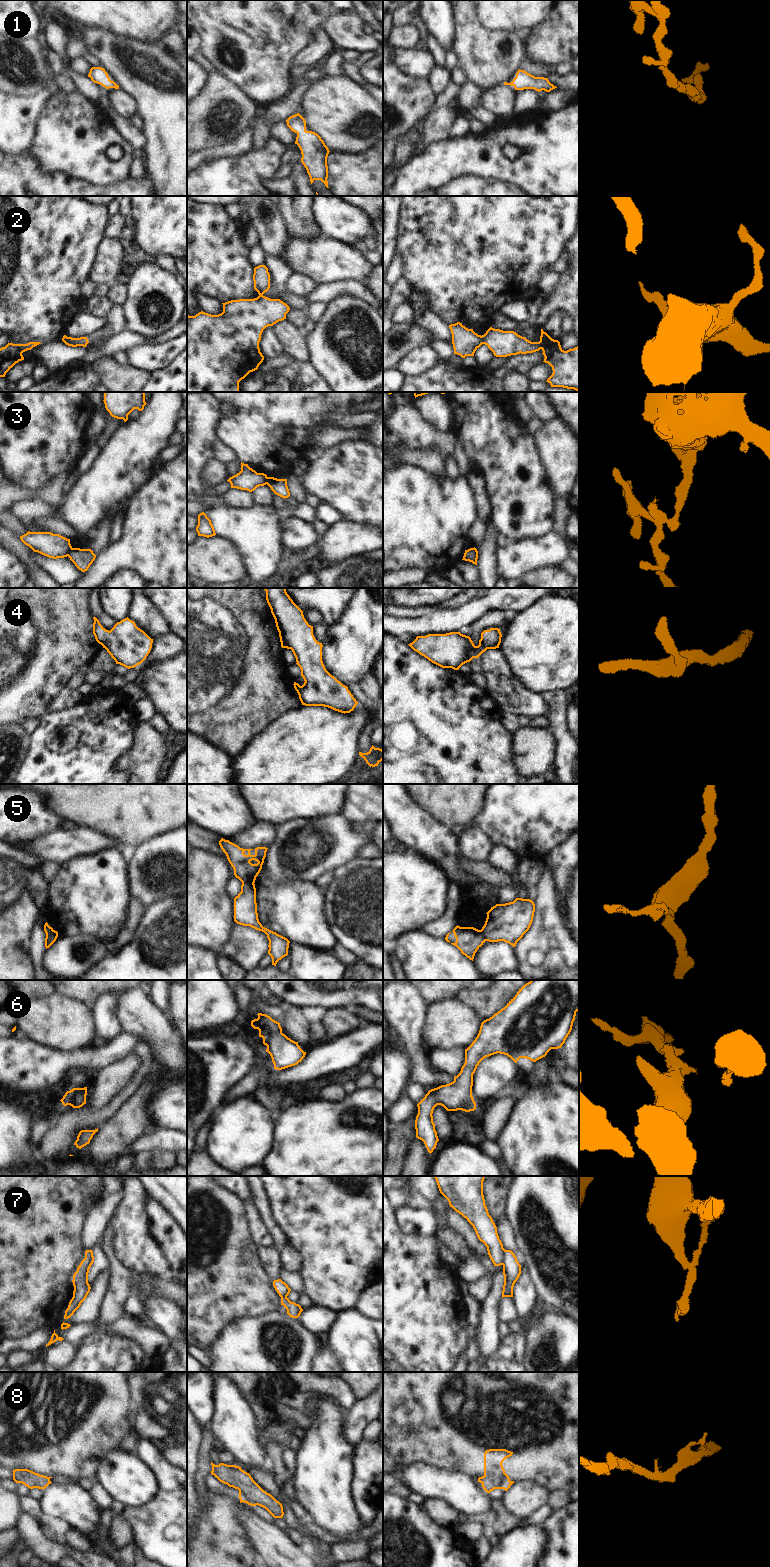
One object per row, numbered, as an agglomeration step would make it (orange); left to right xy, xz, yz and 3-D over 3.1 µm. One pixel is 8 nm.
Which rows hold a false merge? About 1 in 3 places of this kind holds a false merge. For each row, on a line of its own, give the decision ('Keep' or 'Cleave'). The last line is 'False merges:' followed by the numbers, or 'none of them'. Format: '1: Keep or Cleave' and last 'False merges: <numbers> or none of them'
1: Keep
2: Cleave
3: Cleave
4: Keep
5: Cleave
6: Keep
7: Cleave
8: Keep
False merges: 2, 3, 5, 7

